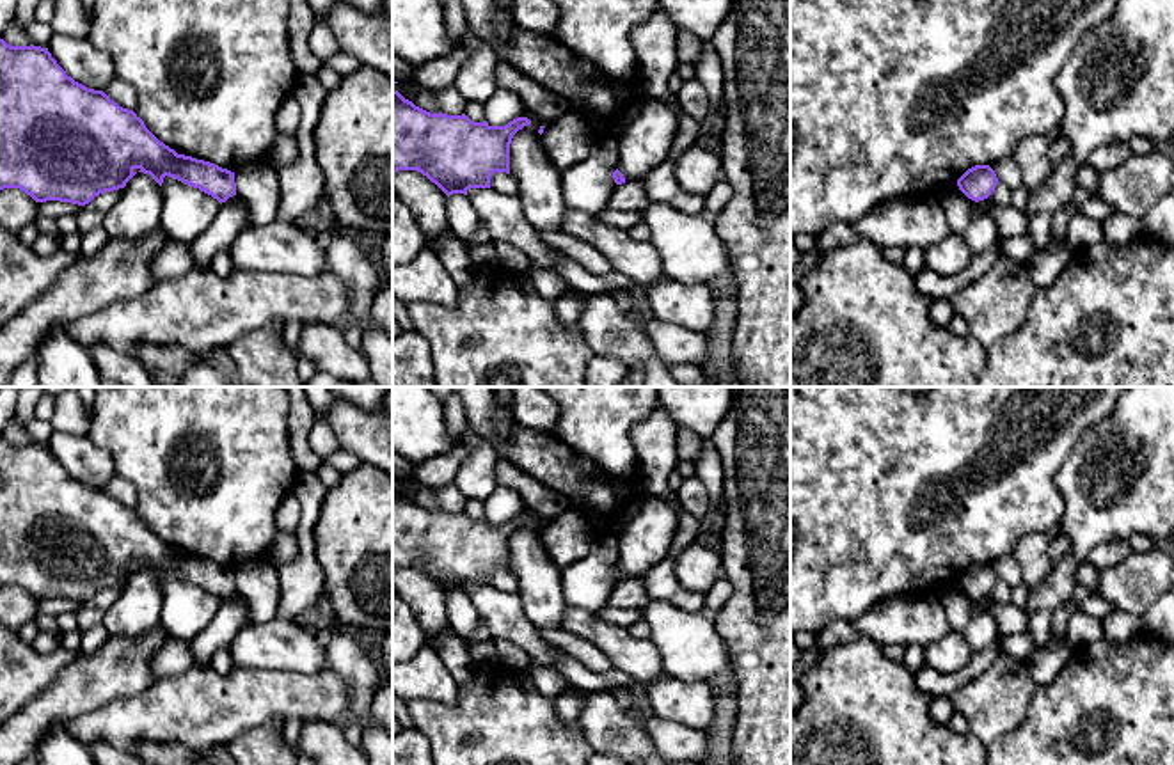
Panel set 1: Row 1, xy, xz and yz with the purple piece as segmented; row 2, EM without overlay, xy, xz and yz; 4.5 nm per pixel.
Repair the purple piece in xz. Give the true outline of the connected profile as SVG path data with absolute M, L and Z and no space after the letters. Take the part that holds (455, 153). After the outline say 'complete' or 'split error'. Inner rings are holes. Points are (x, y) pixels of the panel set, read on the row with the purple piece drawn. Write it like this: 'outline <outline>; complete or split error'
outline M393 91L393 174L417 170L448 197L490 188L494 172L510 174L512 138L529 124L528 117L490 126L465 114L430 114Z; complete

